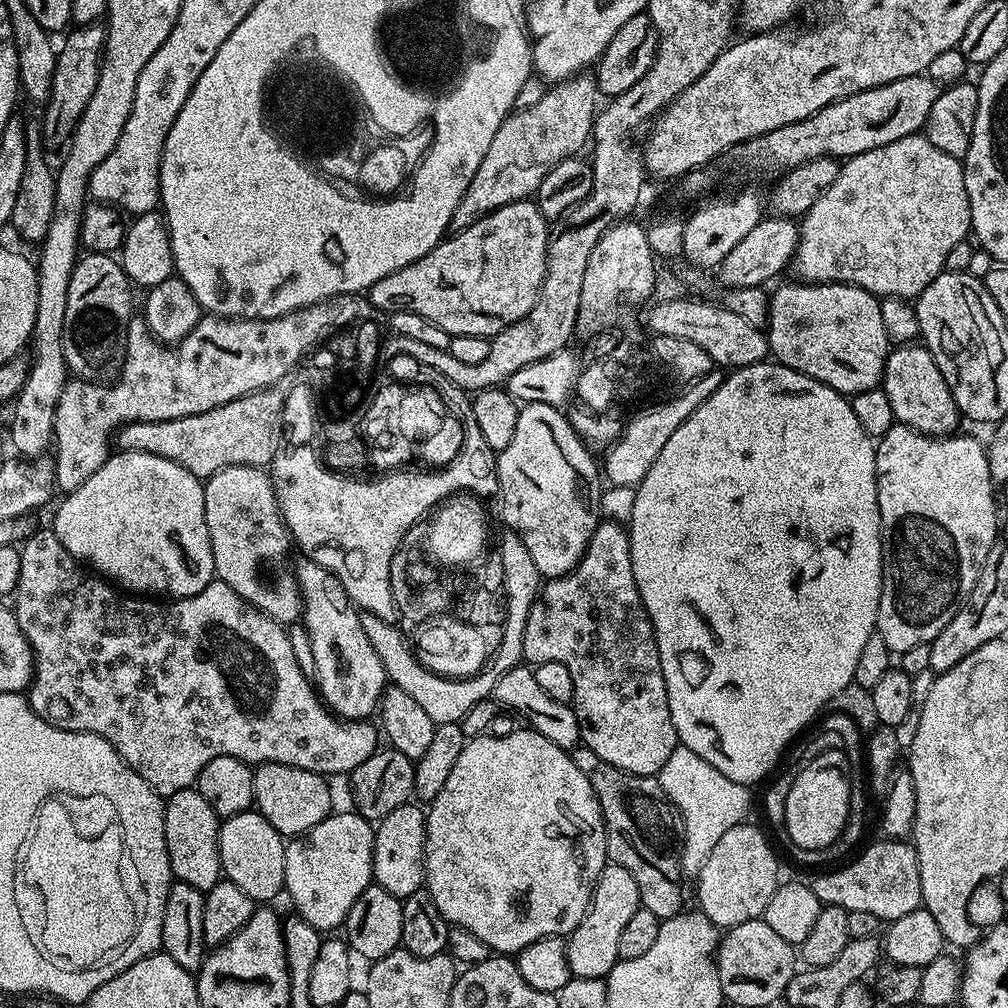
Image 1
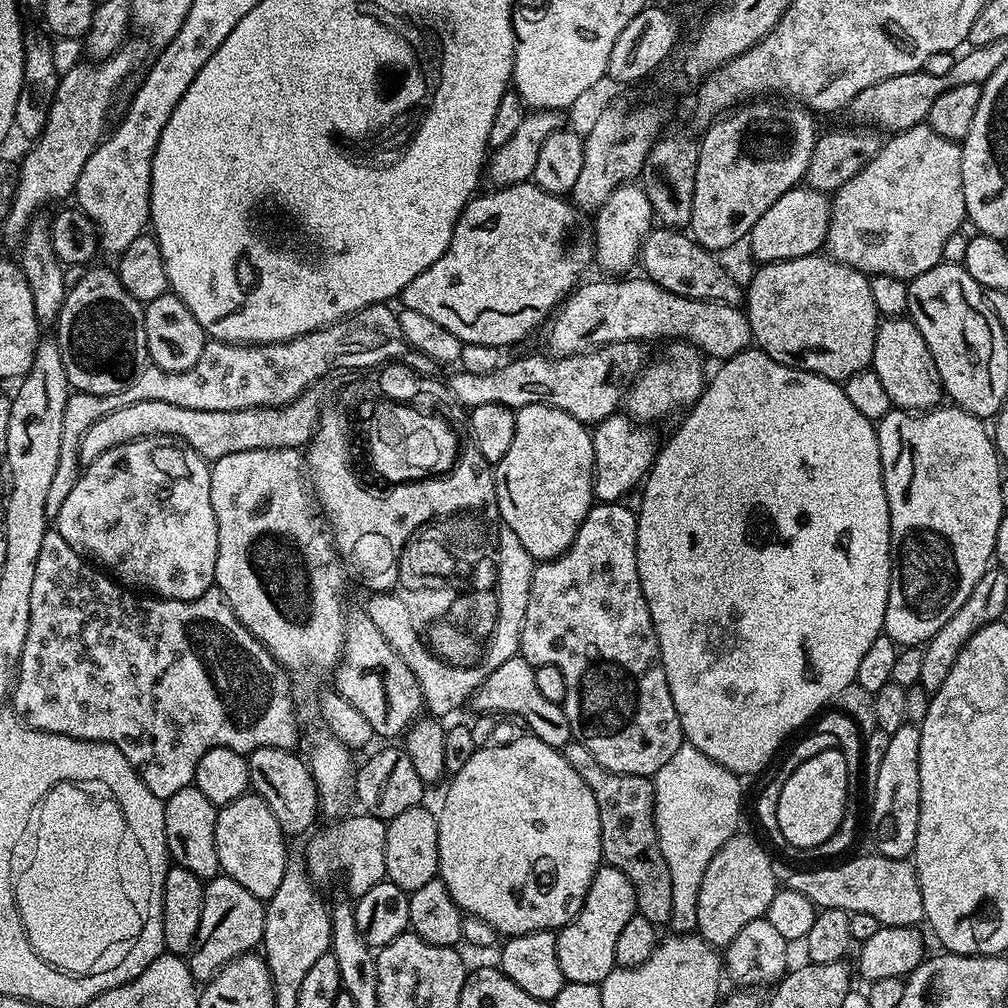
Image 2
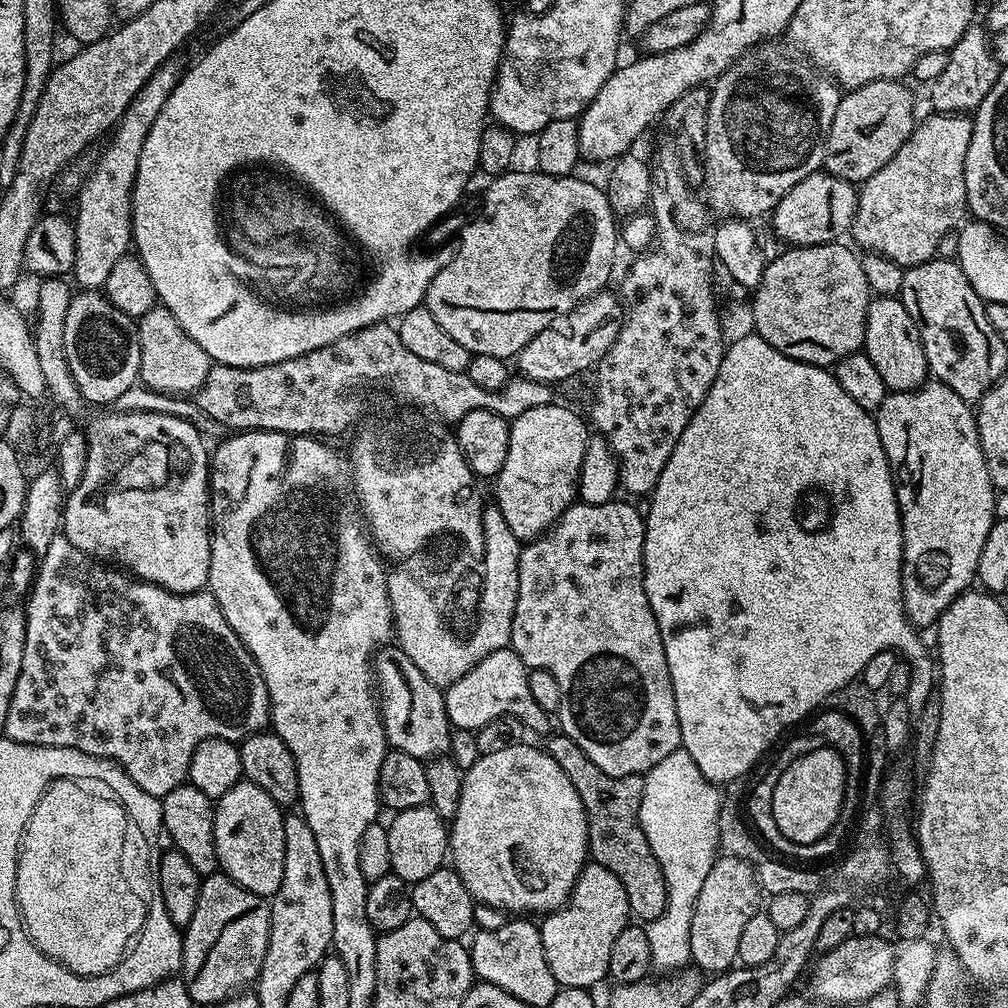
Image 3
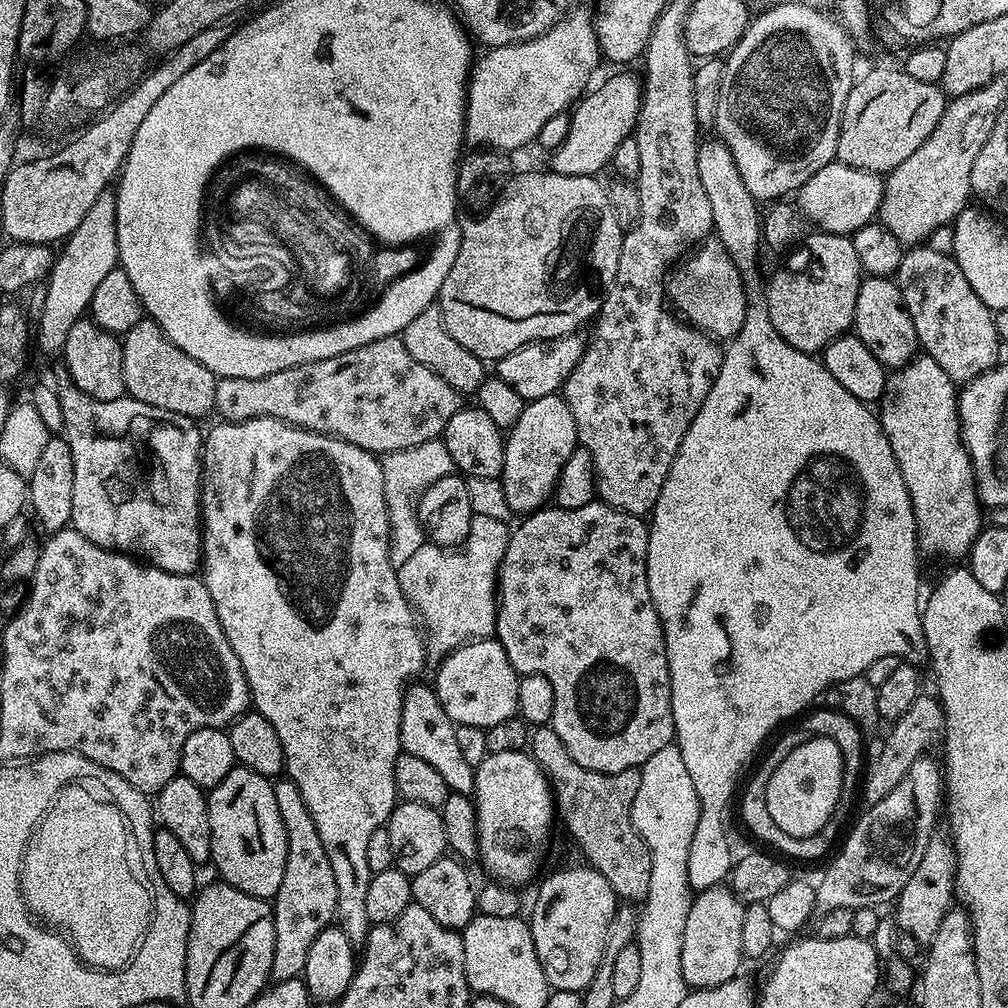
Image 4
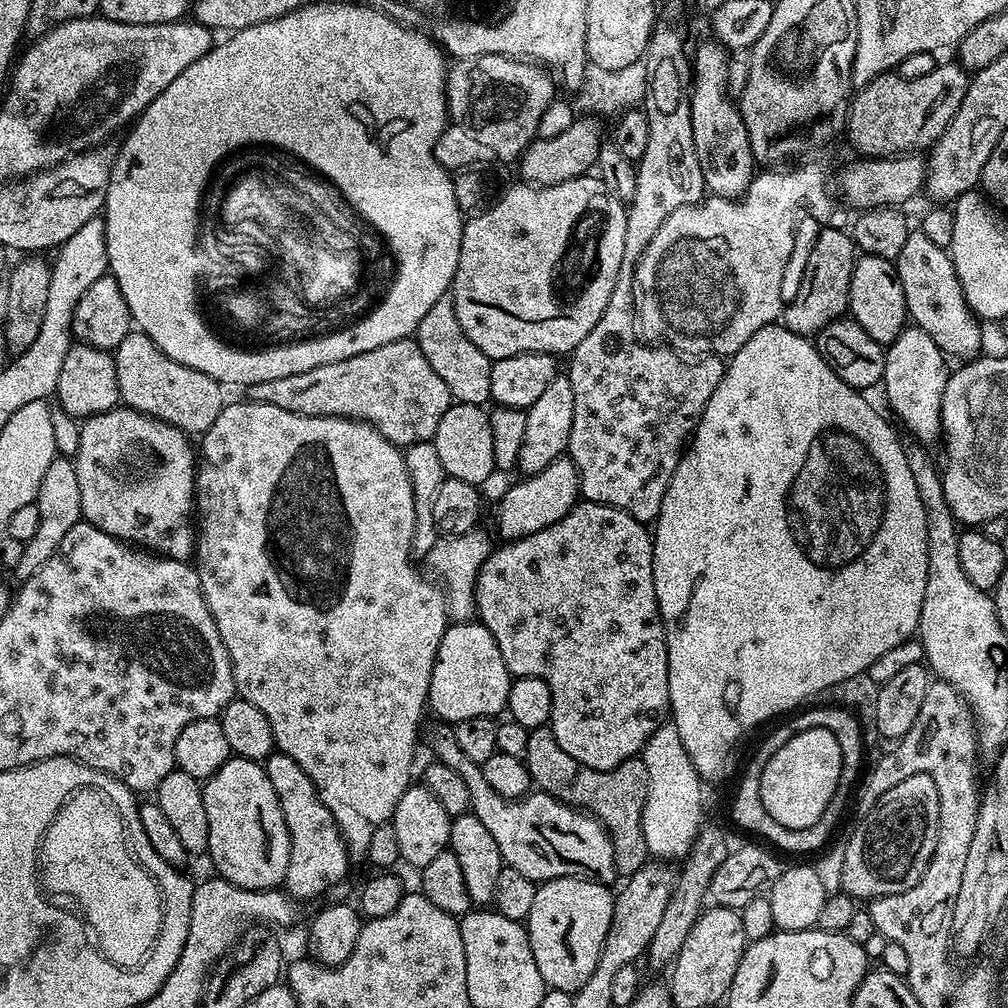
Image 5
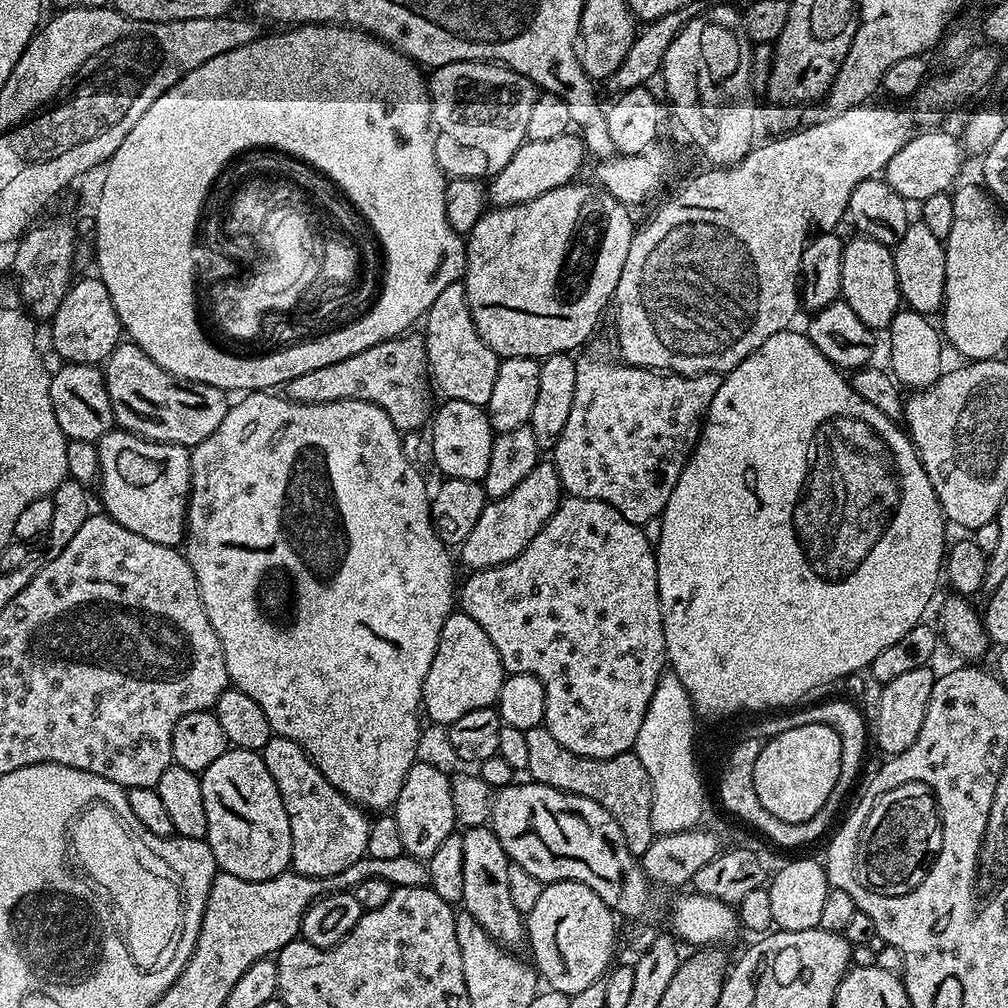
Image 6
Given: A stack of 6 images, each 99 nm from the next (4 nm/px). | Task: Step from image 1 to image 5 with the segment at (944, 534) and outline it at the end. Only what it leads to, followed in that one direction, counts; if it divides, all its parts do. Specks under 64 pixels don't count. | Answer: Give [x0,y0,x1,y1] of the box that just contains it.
[884,326,950,446]

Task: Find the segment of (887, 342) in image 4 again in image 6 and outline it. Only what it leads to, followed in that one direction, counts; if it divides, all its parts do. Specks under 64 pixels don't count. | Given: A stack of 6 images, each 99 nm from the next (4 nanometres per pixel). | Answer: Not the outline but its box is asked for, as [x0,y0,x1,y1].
[840,234,902,330]

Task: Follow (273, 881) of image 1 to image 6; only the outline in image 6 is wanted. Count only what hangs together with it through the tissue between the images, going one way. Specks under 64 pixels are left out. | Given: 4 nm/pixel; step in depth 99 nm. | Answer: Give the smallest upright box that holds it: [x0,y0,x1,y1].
[200,747,292,880]

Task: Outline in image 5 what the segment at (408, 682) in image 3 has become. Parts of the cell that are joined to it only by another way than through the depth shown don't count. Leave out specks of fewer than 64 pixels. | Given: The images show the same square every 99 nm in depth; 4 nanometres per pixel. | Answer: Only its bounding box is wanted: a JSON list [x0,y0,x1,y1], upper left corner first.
[432,730,617,885]

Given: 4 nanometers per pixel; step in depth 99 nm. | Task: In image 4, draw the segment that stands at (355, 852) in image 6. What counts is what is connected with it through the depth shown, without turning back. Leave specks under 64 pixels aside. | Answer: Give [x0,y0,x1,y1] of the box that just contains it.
[271,778,338,980]

